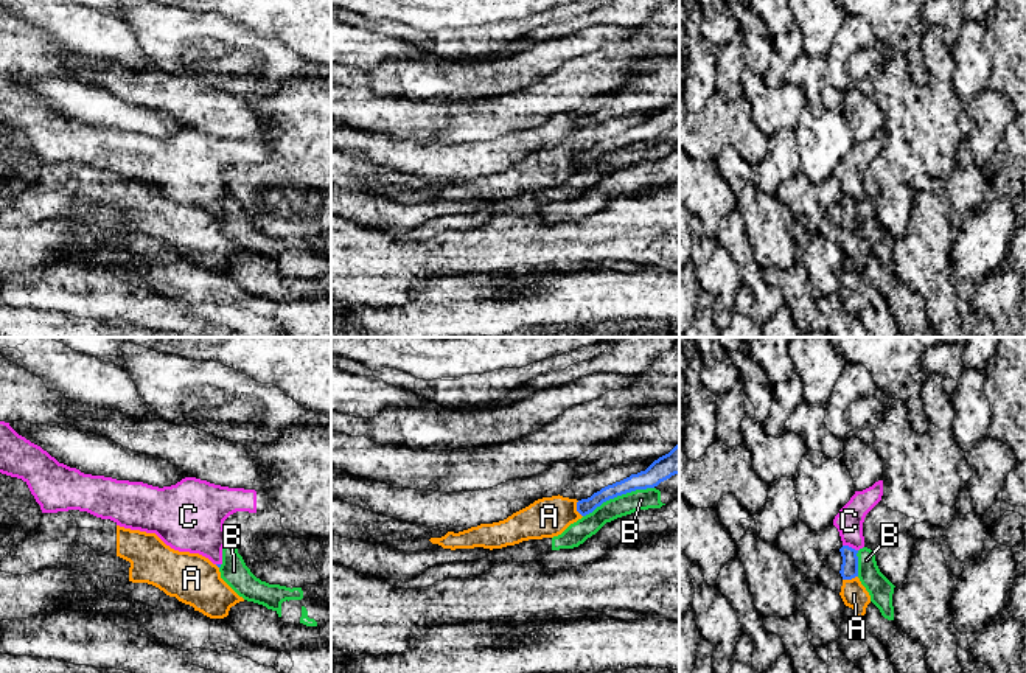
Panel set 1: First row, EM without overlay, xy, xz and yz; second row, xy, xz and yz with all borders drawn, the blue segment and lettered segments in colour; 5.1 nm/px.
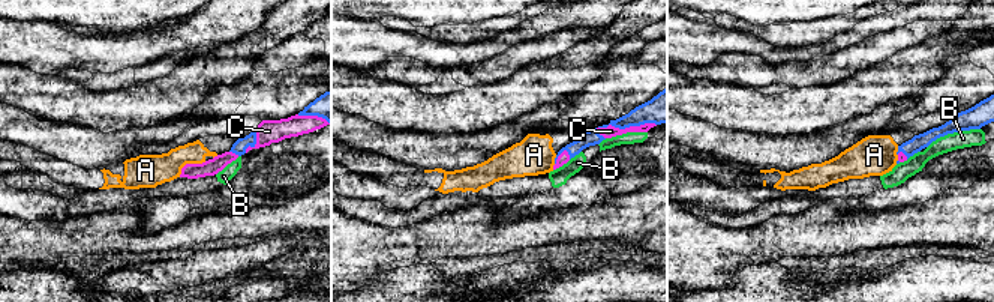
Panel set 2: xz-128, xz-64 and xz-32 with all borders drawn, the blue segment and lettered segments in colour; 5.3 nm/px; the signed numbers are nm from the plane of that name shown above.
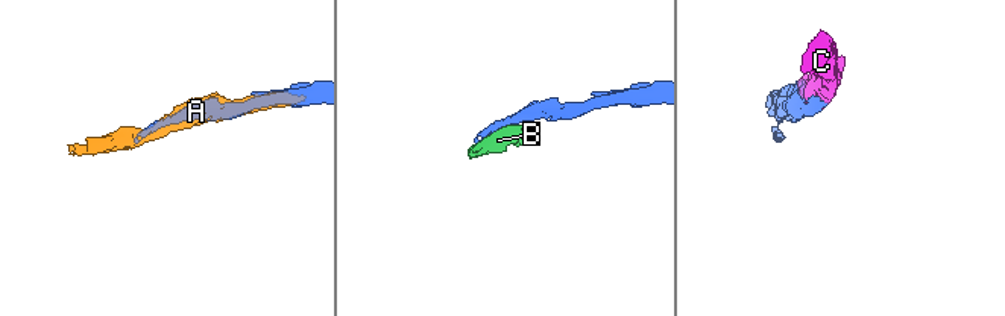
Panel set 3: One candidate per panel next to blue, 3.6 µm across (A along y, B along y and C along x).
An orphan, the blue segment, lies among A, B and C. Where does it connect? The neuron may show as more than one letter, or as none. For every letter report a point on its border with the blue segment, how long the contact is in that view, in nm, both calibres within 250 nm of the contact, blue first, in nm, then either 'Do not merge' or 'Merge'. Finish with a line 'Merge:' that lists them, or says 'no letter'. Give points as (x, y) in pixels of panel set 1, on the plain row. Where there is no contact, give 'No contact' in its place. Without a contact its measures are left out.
A: Touches blue at xz (577, 160). Shared border 90 nm. Thickness 80 nm (blue) against 200 nm. Do not merge
B: Touches blue at xz (617, 146). Shared border 400 nm. Thickness 110 nm (blue) against 110 nm. Do not merge
C: Touches blue at yz (851, 199). Shared border 90 nm. Thickness 100 nm (blue) against 140 nm. Merge
Merge: C

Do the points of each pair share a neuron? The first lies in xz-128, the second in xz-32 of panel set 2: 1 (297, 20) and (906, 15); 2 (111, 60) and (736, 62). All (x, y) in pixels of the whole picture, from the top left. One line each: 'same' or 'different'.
1: different
2: different

